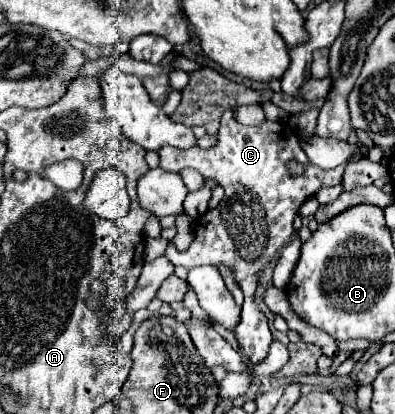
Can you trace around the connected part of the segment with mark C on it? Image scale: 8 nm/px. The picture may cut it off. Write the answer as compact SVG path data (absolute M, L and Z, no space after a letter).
M228 108L222 114L220 130L218 130L218 144L212 148L190 148L180 150L172 146L164 146L160 154L160 166L164 170L184 170L194 168L202 176L212 178L218 182L226 196L224 200L214 208L208 210L198 218L194 240L188 246L188 250L178 252L173 242L169 242L166 248L166 256L174 266L194 268L202 264L216 264L226 266L234 272L236 282L240 284L244 292L244 306L240 324L236 328L236 340L242 352L250 356L250 364L256 364L266 358L268 344L272 342L272 334L268 328L266 314L256 306L254 294L260 282L262 272L266 266L274 260L274 256L286 246L294 234L292 222L300 210L300 206L316 196L320 188L338 186L342 182L344 168L352 162L362 160L360 154L350 156L344 164L336 166L334 170L324 170L320 166L308 166L304 176L292 178L288 176L286 162L290 158L296 158L302 164L308 164L308 156L300 146L298 134L282 122L262 122L260 126L244 126L234 116L236 108Z

